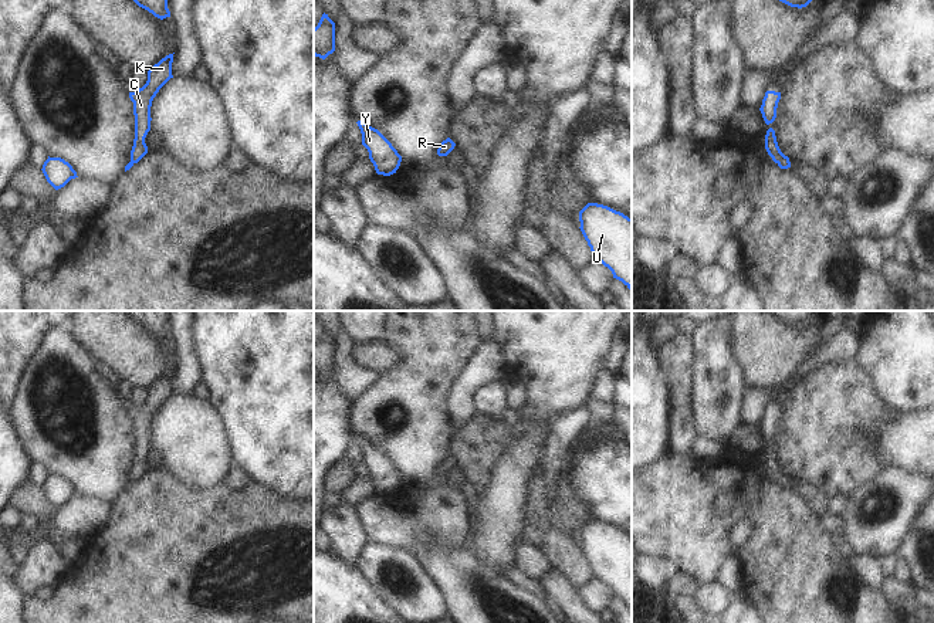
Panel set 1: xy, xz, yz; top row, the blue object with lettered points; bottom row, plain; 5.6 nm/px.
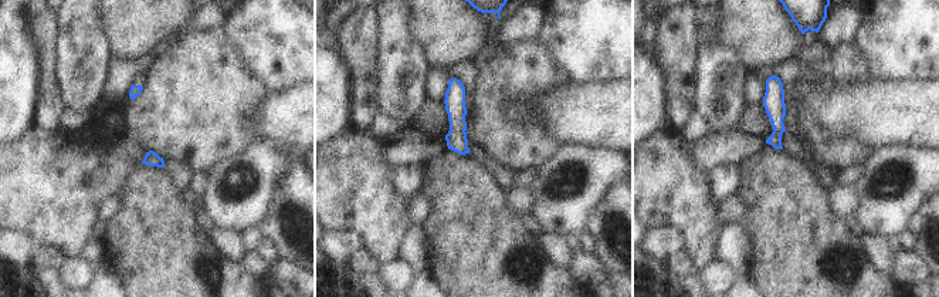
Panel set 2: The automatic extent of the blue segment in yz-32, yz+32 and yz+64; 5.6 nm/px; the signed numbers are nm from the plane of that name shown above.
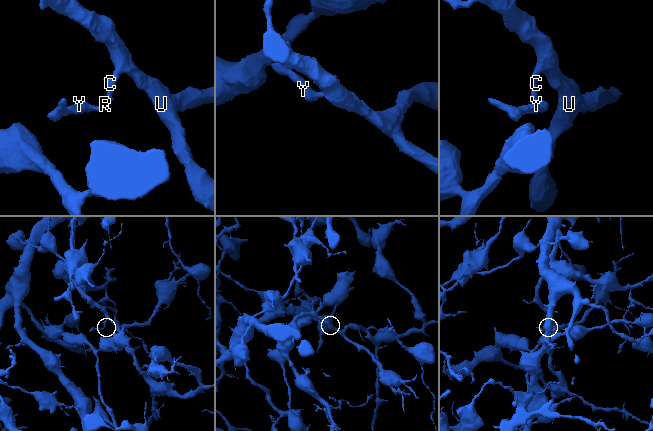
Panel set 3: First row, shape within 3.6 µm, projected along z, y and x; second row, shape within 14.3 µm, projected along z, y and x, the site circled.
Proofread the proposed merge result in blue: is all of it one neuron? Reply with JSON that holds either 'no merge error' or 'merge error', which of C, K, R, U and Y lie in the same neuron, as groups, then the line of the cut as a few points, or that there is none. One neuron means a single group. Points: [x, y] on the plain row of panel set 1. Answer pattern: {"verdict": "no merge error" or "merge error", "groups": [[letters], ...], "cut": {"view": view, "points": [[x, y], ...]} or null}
{"verdict": "no merge error", "groups": [["C", "K", "R", "U", "Y"]], "cut": null}

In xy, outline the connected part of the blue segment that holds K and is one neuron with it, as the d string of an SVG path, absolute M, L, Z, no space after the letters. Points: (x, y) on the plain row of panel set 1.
M173 372L166 373L158 382L155 382L148 389L146 402L129 410L129 416L133 420L135 433L135 457L131 468L131 480L125 484L125 490L129 488L135 481L138 481L146 471L148 464L145 456L150 448L150 424L152 419L159 410L159 407L170 397L172 393Z

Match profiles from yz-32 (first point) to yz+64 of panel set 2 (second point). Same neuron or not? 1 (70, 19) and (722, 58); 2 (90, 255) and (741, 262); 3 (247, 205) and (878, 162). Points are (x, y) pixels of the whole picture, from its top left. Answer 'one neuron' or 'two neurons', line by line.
1: one neuron
2: one neuron
3: one neuron

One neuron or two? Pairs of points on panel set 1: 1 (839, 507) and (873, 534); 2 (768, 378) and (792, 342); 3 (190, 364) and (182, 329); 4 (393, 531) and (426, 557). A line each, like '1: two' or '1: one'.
1: two
2: one
3: one
4: one

